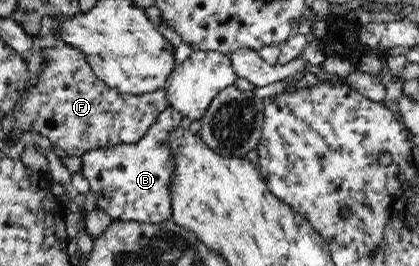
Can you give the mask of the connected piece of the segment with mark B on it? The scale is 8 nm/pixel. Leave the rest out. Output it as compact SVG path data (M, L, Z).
M172 107L165 109L156 123L146 131L140 141L110 146L104 149L90 149L81 157L81 173L94 191L97 206L114 221L138 221L145 224L159 224L171 219L169 183L174 171L170 147L167 145L171 129L180 125L182 114Z

